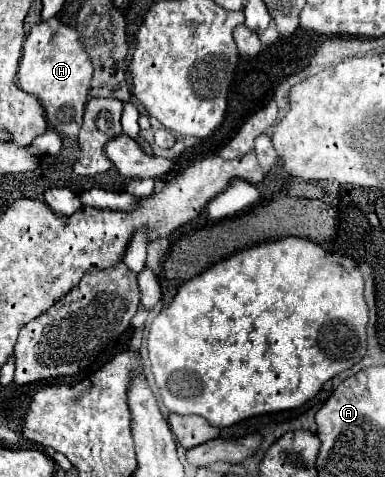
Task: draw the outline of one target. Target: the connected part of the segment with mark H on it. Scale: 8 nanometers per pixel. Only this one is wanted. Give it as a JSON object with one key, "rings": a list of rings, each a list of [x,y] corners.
{"rings":[[[49,19],[31,29],[23,45],[23,57],[19,61],[17,71],[17,85],[25,93],[39,99],[41,107],[45,109],[49,127],[55,129],[61,137],[67,137],[69,141],[77,141],[91,77],[91,57],[83,49],[79,35],[73,27],[63,25],[59,19]]]}

